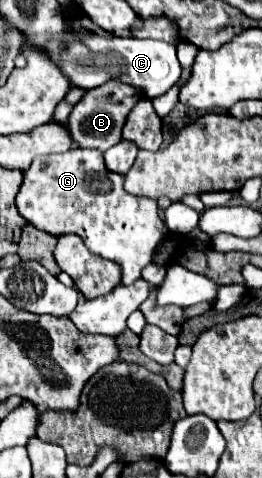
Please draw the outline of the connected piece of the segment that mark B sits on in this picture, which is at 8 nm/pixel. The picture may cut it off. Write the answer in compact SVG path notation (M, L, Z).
M108 80L102 86L96 86L84 94L84 98L72 108L68 118L68 130L72 140L80 148L96 148L100 152L106 152L110 146L118 144L122 140L122 126L126 122L128 112L144 98L144 92L140 88L124 84L120 80Z

